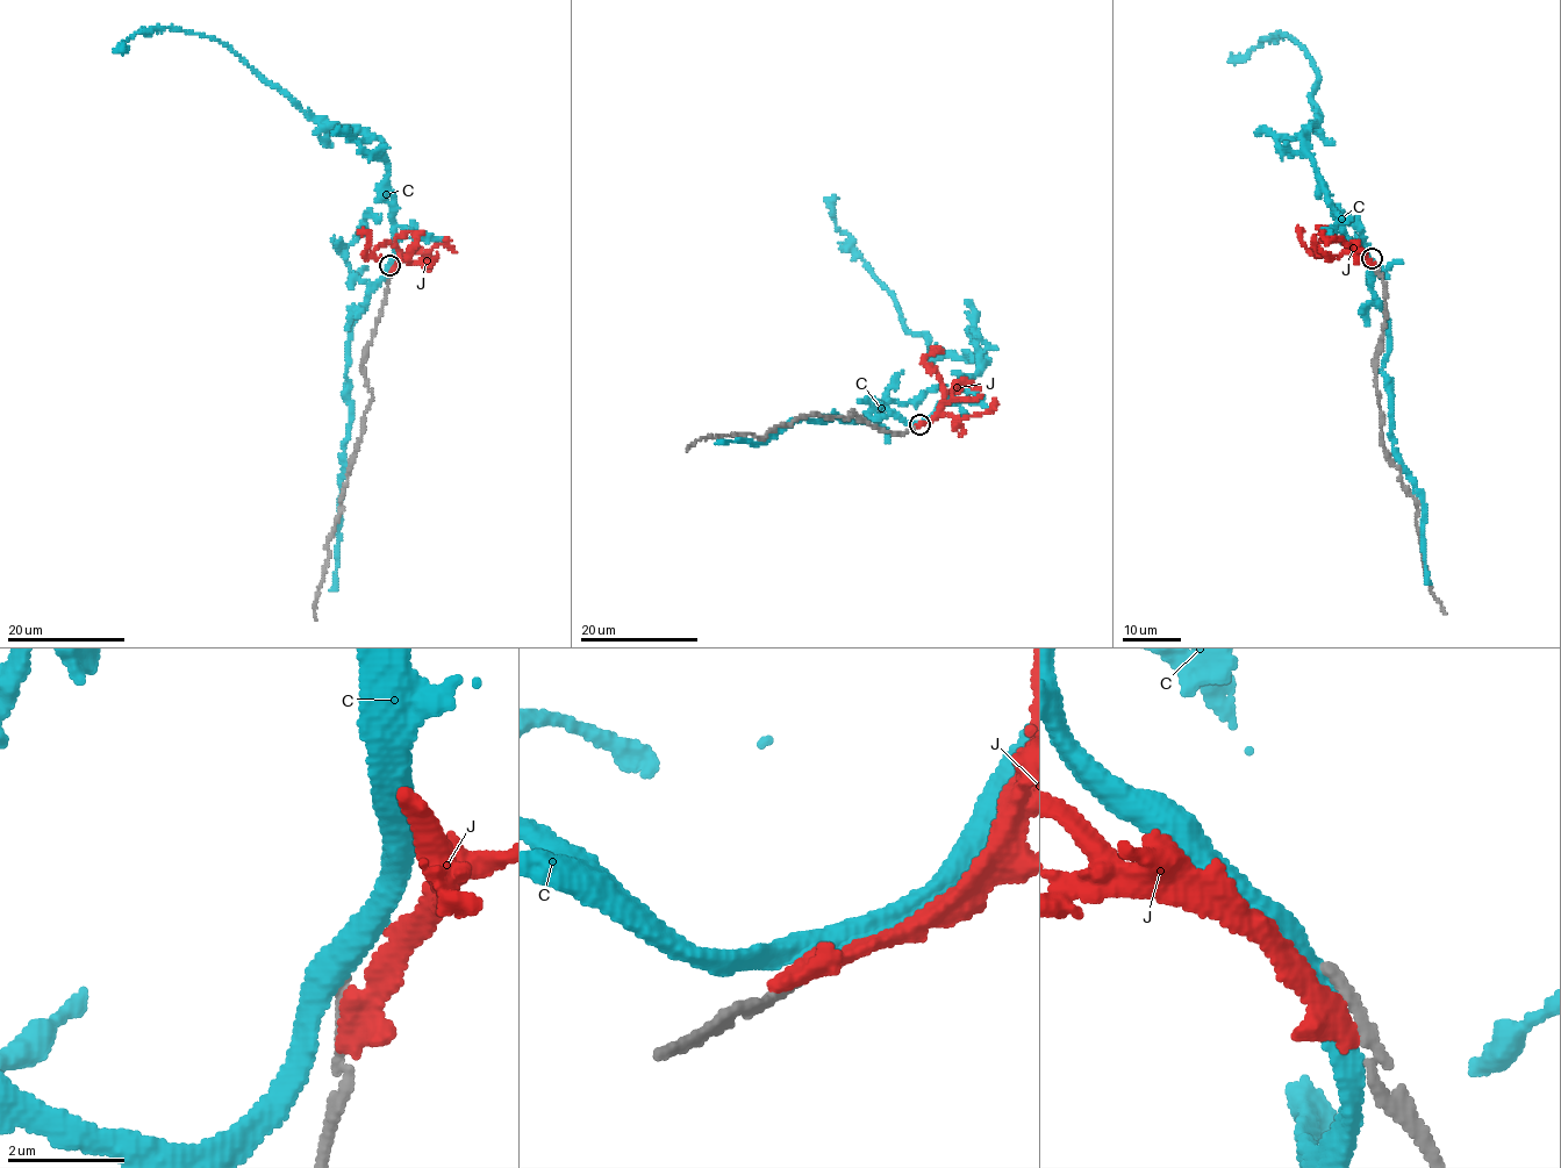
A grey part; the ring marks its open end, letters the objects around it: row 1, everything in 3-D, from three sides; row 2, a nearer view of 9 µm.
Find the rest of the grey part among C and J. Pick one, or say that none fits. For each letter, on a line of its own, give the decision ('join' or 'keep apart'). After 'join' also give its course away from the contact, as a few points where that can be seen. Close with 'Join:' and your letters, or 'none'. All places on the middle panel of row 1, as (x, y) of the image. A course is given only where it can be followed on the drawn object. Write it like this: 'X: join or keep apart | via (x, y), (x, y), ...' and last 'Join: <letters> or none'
C: keep apart
J: keep apart
Join: none

